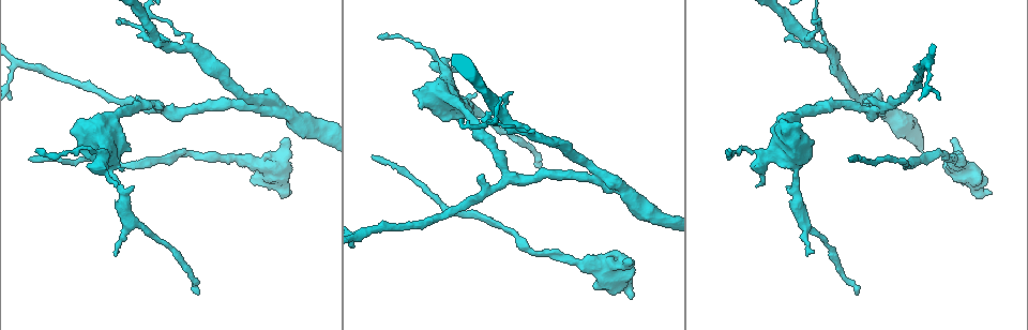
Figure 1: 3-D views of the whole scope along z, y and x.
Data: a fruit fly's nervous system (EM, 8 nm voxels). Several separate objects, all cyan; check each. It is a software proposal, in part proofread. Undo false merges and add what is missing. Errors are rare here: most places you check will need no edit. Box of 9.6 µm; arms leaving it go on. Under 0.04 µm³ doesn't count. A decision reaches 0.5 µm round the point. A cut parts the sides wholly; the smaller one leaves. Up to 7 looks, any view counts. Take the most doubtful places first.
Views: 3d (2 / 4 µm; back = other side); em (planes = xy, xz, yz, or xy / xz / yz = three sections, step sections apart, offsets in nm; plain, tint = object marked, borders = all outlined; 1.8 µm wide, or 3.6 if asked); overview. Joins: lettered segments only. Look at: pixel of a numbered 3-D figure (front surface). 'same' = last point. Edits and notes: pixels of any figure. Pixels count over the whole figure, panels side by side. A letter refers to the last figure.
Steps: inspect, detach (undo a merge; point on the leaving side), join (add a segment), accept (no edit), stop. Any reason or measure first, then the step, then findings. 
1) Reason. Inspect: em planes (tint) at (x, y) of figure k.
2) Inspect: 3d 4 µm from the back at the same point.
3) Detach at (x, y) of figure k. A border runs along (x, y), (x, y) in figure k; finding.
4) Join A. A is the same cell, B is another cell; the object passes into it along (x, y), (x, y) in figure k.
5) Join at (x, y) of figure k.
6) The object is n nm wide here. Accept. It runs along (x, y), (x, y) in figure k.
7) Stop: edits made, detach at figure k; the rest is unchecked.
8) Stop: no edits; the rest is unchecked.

Calibre changes. Inspect: em xz step 8 (tint) at (153, 35) of figure 1.

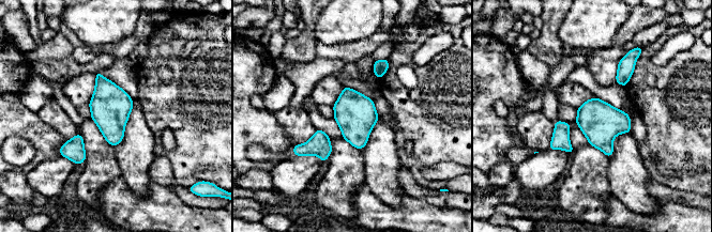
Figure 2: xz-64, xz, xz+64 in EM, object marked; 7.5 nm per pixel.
Inspect: em planes (borders) at the same point.

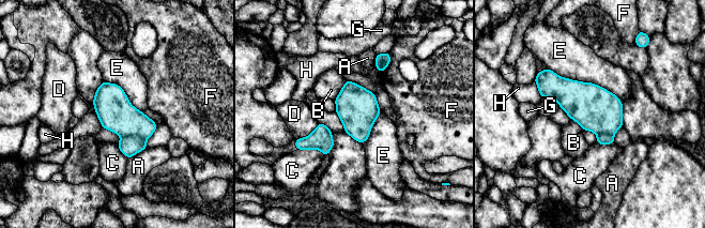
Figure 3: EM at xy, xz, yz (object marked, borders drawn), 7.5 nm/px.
The object is 260 nm wide here. Accept. A, B, C, D, E, F, G and H are other cells; a border runs along (547, 67), (599, 85), (621, 101) in figure 3; continuous, no second neuron.

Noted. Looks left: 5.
Sharp bend. Inspect: em xy step 4 (tint) at (588, 177) of figure 1.

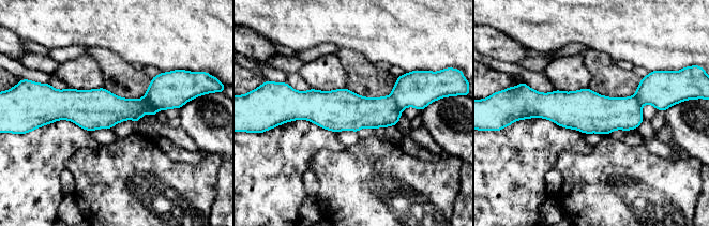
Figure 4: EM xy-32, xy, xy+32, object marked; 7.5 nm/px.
Inspect: em xz step 4 (tint) at the same point.

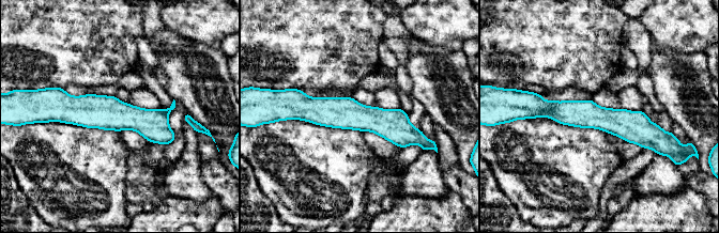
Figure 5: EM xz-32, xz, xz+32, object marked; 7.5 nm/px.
Inspect: em xz step 4 (borders) at the same point.

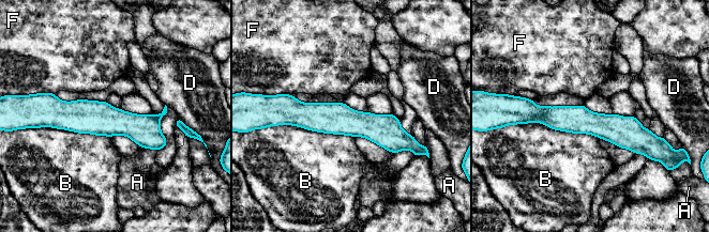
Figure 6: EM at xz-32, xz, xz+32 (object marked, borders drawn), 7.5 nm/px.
The object is 200 nm wide here. Accept. A, B, D and F are other cells; a border runs along (517, 123), (540, 122), (600, 138) in figure 6; all the same neuron.

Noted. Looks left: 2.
A fork. Inspect: 3d 4 µm at (605, 267) of figure 1.

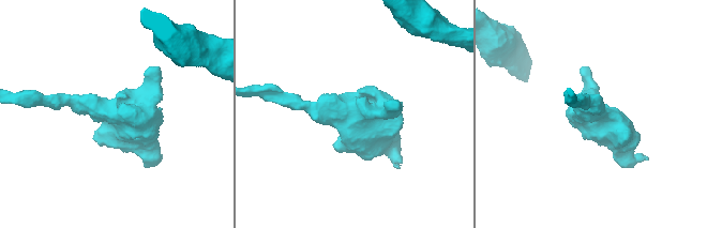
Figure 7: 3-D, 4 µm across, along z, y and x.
Shape alone is not enough. Inspect: em 3.6 µm xz step 16 (borders) at (357, 114) of figure 7.

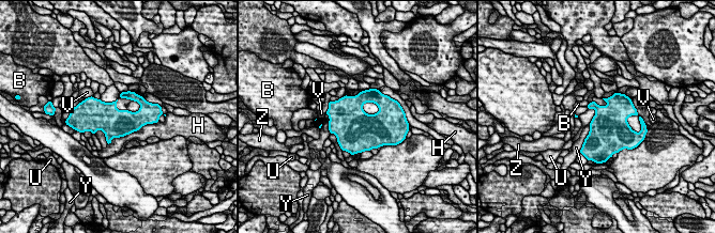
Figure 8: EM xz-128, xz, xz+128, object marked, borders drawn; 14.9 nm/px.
The object is 340 nm wide here. Accept. B, H, U, V, Y and Z are other cells; a border runs along (589, 124), (589, 134), (579, 151) in figure 8; all the same neuron.

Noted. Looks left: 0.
Stop: no edits; the rest is unchecked.

